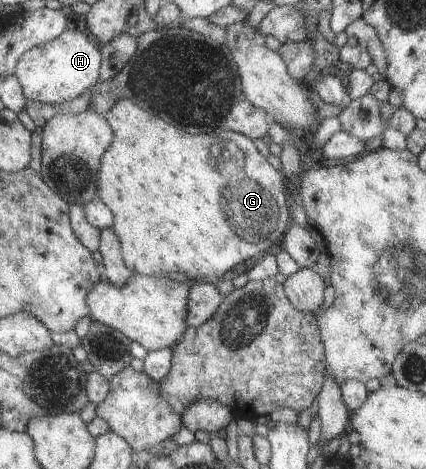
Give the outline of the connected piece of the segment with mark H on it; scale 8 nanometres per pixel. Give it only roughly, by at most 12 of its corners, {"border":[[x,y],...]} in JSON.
{"border":[[77,28],[18,63],[30,101],[73,101],[102,80],[99,40]]}

